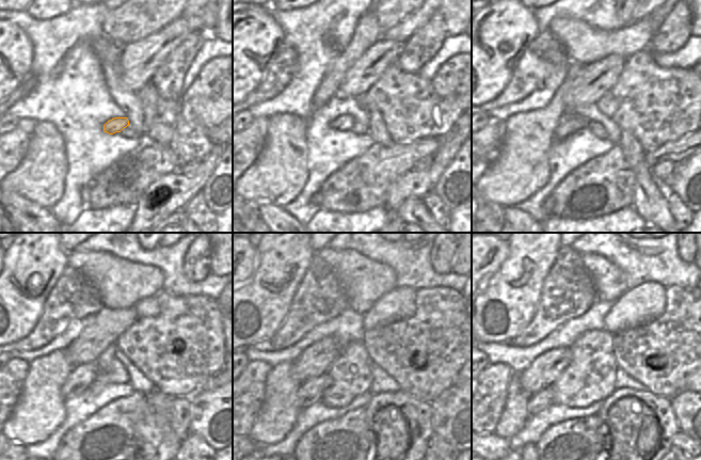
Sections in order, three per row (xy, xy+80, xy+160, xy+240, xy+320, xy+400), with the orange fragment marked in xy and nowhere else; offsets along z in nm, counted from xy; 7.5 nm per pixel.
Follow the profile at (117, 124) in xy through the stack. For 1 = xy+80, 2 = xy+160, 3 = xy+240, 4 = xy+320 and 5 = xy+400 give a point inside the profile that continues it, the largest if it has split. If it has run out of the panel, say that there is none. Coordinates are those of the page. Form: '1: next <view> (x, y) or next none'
1: next xy+80 (345, 122)
2: next xy+160 (569, 125)
3: next xy+240 (81, 377)
4: next xy+320 (311, 391)
5: next xy+400 (540, 400)

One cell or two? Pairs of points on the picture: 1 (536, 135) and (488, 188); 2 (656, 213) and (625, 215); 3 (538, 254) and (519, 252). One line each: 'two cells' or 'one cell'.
1: one cell
2: two cells
3: one cell

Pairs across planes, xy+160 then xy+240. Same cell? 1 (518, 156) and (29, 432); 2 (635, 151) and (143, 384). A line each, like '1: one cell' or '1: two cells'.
1: one cell
2: two cells

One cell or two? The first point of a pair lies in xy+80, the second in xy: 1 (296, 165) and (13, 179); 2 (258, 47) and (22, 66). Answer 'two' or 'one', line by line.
1: one
2: one

